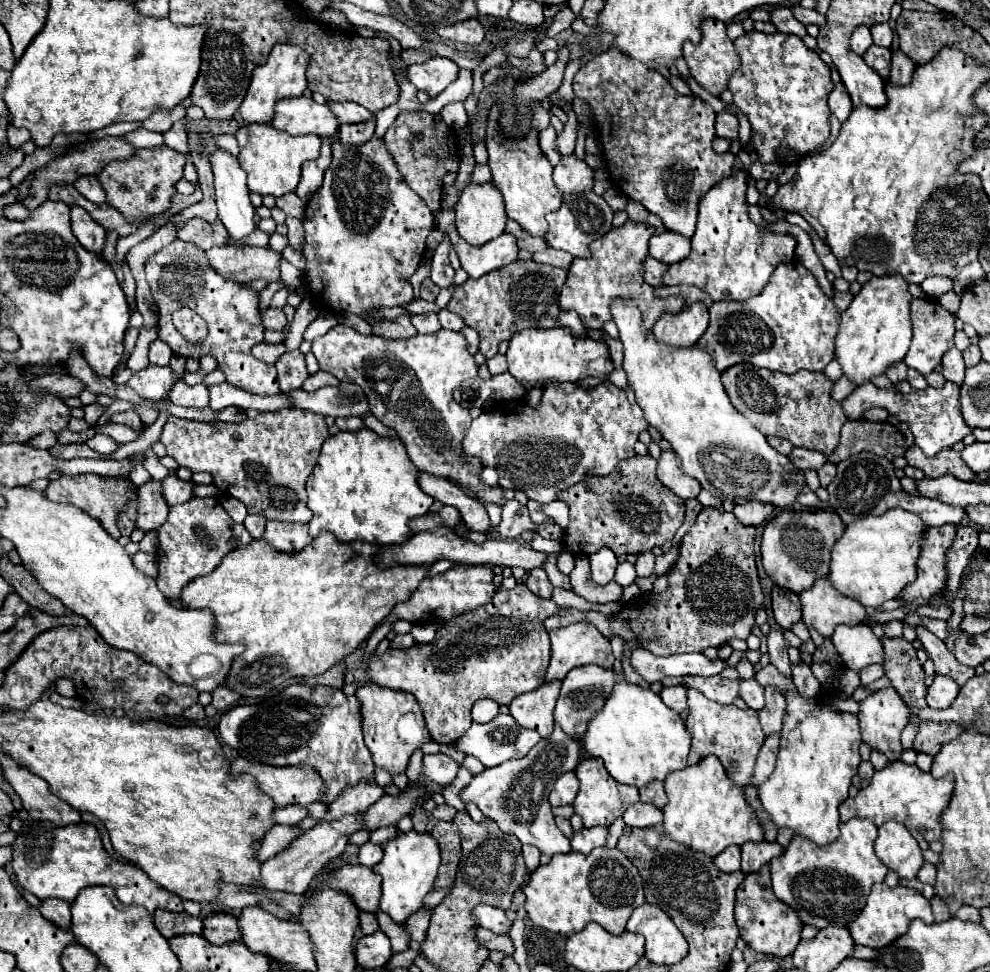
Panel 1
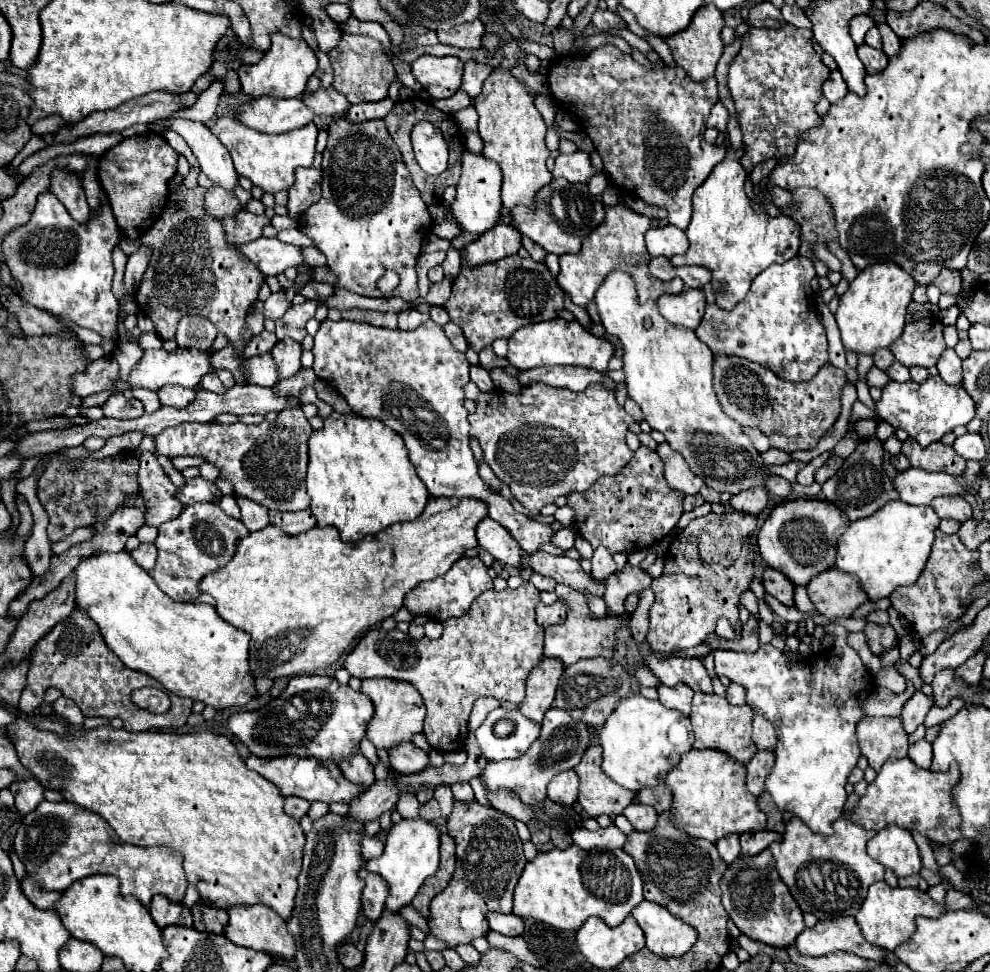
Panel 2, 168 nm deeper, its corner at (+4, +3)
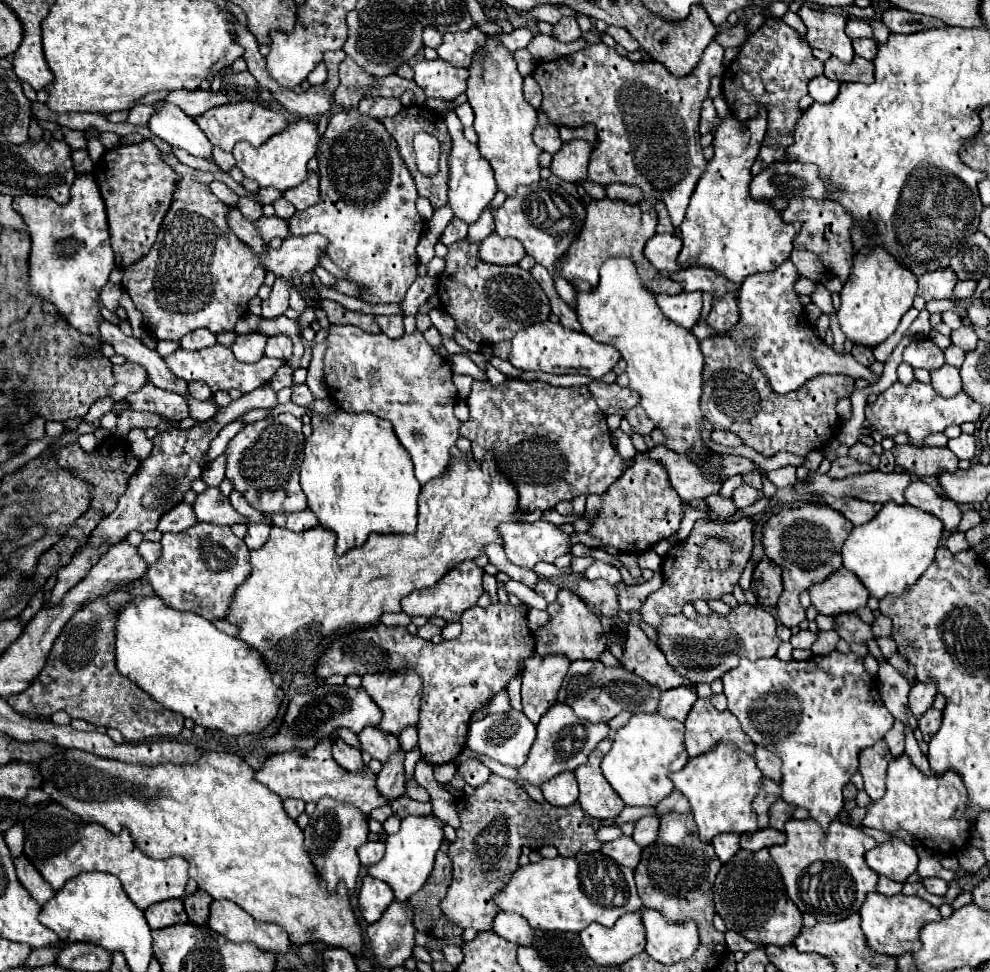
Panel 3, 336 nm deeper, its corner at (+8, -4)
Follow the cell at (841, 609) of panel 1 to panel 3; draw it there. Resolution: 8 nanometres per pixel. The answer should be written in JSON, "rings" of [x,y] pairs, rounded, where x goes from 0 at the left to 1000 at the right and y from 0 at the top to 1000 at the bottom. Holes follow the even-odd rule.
{"rings":[[[846,585],[834,598],[818,604],[820,622],[830,633],[848,633],[863,631],[867,624],[873,624],[877,618],[877,606],[861,592],[857,585]]]}

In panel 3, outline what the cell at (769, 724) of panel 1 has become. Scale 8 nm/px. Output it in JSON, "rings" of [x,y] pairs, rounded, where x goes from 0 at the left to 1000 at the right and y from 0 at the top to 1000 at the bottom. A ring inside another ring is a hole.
{"rings":[[[764,769],[762,779],[764,779],[764,783],[766,783],[768,793],[770,793],[776,801],[780,801],[780,803],[784,803],[784,806],[788,808],[788,801],[790,801],[790,793],[788,793],[790,783],[788,783],[780,773],[774,773],[774,771],[770,771],[770,769]]]}

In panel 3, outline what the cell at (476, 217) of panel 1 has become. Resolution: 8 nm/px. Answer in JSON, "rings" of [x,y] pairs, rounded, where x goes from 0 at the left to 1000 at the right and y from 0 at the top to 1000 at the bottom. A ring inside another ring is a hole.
{"rings":[[[459,114],[448,118],[448,124],[453,129],[455,141],[457,141],[457,155],[453,159],[453,174],[455,174],[455,184],[453,184],[453,211],[459,217],[459,221],[471,229],[479,229],[485,219],[491,215],[491,211],[499,205],[503,192],[497,180],[497,172],[493,172],[493,168],[489,168],[485,155],[481,149],[473,147],[467,139],[467,127],[461,120]]]}

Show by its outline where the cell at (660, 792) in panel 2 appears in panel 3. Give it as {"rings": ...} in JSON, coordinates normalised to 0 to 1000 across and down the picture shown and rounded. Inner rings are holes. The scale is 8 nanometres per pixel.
{"rings":[[[681,814],[681,816],[675,818],[671,824],[667,824],[667,828],[663,830],[663,834],[665,834],[665,838],[677,836],[677,834],[697,836],[697,826],[695,826],[695,822],[693,822],[687,814]]]}

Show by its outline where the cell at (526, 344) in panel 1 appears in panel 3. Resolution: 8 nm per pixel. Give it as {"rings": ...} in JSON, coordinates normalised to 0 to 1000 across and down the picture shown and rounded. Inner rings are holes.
{"rings":[[[549,330],[531,336],[529,341],[523,341],[519,345],[513,371],[527,382],[552,382],[562,386],[586,384],[586,386],[596,386],[600,390],[608,390],[626,371],[626,363],[618,355],[602,353],[592,343],[572,338],[566,332]]]}

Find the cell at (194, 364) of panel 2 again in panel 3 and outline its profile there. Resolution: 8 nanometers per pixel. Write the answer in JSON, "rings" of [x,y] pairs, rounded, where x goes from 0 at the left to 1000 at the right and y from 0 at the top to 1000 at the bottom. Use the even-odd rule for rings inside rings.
{"rings":[[[218,353],[218,355],[210,357],[210,359],[202,359],[202,361],[180,359],[174,365],[170,365],[166,371],[176,382],[176,386],[186,390],[188,394],[206,392],[206,394],[210,394],[210,398],[216,404],[218,402],[232,402],[232,400],[240,400],[244,404],[253,404],[253,402],[269,396],[275,390],[275,386],[281,382],[281,378],[287,376],[285,369],[273,369],[273,367],[265,367],[259,373],[242,373],[240,369],[236,371],[236,365],[234,365],[232,357],[226,357],[222,353]]]}

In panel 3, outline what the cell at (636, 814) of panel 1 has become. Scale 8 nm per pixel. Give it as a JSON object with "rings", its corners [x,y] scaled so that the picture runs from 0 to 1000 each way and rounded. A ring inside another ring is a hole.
{"rings":[[[648,841],[642,847],[638,861],[646,871],[655,871],[663,865],[663,859],[665,859],[665,841]]]}

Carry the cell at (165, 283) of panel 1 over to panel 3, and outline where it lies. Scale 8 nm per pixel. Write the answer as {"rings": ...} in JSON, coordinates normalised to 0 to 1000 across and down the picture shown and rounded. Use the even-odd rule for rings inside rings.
{"rings":[[[162,155],[162,159],[184,180],[184,186],[154,258],[125,279],[125,297],[145,324],[145,336],[160,349],[182,351],[200,336],[208,336],[216,345],[236,341],[238,330],[251,320],[251,310],[267,291],[269,279],[255,256],[230,234],[230,211],[198,184],[196,174],[184,170],[174,157]]]}

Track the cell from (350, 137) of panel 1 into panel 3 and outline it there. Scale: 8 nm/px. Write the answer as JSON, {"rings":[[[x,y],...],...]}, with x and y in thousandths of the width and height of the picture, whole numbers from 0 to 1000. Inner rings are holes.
{"rings":[[[380,100],[380,102],[366,102],[364,108],[362,108],[362,114],[366,118],[372,118],[372,120],[378,120],[378,122],[390,122],[390,120],[396,120],[400,118],[402,114],[406,112],[406,106],[404,102],[392,102],[392,100]]]}

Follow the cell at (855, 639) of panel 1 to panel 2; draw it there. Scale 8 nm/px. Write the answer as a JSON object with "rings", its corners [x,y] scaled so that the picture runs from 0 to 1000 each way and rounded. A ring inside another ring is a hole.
{"rings":[[[836,642],[836,652],[842,656],[842,665],[838,669],[830,669],[818,677],[804,681],[804,685],[796,685],[792,673],[782,665],[774,663],[768,665],[762,673],[752,671],[737,671],[737,669],[723,669],[721,691],[735,695],[739,702],[754,708],[756,724],[766,726],[770,735],[782,745],[786,753],[784,765],[784,786],[774,802],[774,815],[780,819],[784,831],[790,835],[800,835],[806,840],[820,856],[838,860],[840,846],[851,840],[855,827],[855,800],[865,788],[869,780],[869,770],[865,761],[865,743],[873,737],[871,722],[883,710],[883,700],[877,687],[871,683],[867,671],[857,663],[857,648],[848,642]]]}

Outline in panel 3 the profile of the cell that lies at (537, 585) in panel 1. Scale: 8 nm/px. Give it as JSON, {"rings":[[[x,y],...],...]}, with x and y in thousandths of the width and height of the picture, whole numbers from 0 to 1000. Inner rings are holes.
{"rings":[[[545,596],[543,602],[541,602],[541,610],[547,612],[554,620],[558,620],[562,616],[562,610],[564,610],[564,604],[552,596]]]}

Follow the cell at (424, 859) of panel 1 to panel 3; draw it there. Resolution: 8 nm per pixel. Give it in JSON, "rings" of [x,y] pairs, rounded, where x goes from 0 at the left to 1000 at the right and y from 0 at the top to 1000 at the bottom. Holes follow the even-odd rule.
{"rings":[[[430,838],[430,841],[412,841],[406,843],[406,851],[400,859],[392,859],[390,861],[390,880],[384,888],[374,890],[372,892],[372,900],[376,900],[378,904],[384,904],[388,908],[392,908],[398,917],[400,927],[410,927],[414,925],[432,904],[436,890],[438,890],[438,880],[444,873],[444,867],[448,863],[448,845],[440,843],[438,838]]]}

